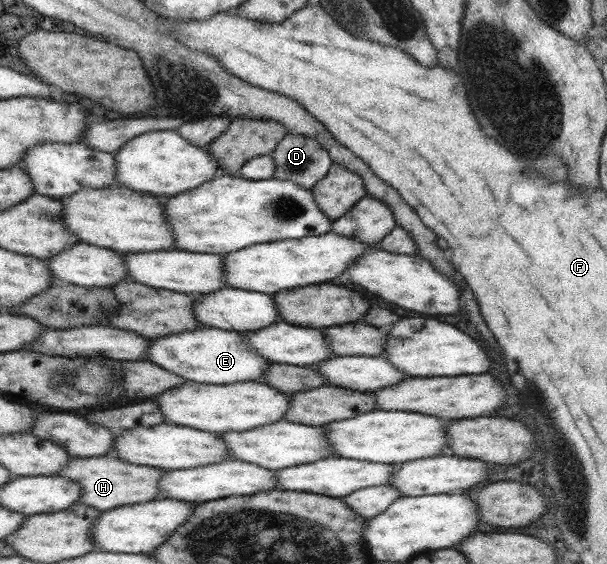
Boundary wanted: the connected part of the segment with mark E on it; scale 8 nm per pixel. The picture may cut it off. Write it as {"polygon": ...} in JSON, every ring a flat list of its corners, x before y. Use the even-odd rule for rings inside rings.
{"polygon":[[202,326,183,333,170,333,168,336,148,340,146,362,154,363,175,373,186,381,224,385,242,381,262,381,266,366,270,361,260,357,248,345,238,332]]}

